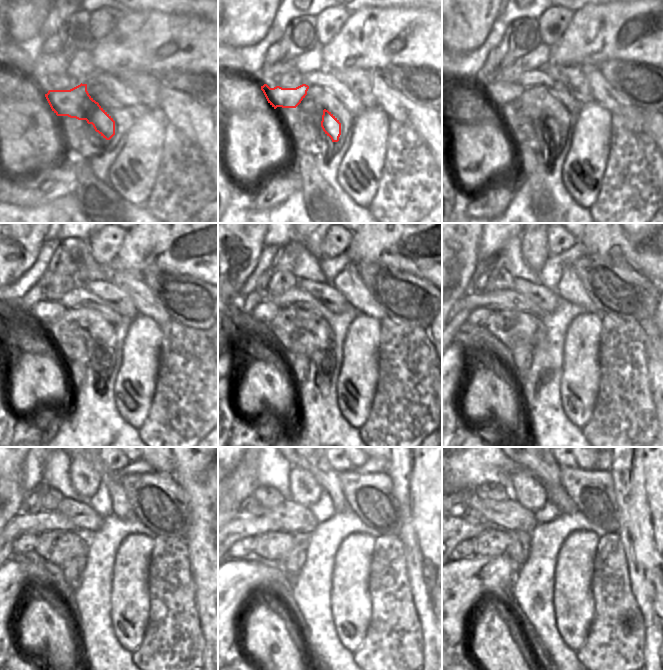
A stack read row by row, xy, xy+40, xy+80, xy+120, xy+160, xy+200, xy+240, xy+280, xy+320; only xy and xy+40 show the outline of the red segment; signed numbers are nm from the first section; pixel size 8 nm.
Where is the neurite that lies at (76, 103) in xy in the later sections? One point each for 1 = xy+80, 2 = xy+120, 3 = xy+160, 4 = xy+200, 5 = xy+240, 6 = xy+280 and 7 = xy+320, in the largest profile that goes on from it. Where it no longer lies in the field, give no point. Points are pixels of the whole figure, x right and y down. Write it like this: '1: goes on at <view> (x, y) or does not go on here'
1: goes on at xy+80 (499, 93)
2: goes on at xy+120 (45, 311)
3: goes on at xy+160 (264, 312)
4: goes on at xy+200 (478, 317)
5: goes on at xy+240 (25, 543)
6: goes on at xy+280 (244, 546)
7: goes on at xy+320 (464, 549)

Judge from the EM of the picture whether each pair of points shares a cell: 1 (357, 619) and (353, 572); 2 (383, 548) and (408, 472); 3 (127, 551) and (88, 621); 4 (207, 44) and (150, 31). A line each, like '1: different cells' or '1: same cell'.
1: same cell
2: different cells
3: different cells
4: same cell

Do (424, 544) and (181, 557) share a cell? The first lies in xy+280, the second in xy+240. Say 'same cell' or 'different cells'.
different cells

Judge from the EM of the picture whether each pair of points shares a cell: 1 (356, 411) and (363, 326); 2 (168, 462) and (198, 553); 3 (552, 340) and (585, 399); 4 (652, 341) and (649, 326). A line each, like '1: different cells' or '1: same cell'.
1: same cell
2: different cells
3: different cells
4: same cell

